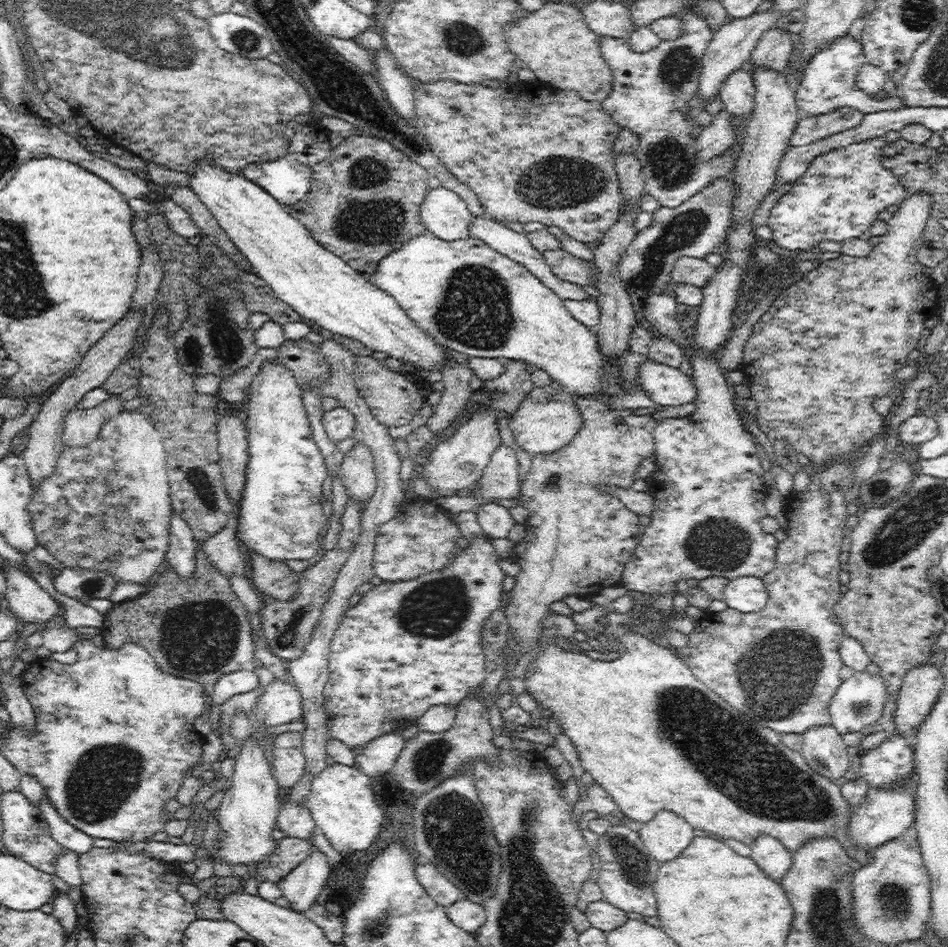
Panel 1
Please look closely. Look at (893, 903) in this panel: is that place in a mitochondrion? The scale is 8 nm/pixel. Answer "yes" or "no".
yes

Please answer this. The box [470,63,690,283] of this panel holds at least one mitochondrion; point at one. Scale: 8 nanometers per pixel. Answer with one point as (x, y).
(554, 183)

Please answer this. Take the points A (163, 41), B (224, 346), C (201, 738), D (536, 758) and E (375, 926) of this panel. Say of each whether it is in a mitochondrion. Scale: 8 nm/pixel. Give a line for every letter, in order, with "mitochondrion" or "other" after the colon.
A: mitochondrion
B: mitochondrion
C: other
D: other
E: mitochondrion

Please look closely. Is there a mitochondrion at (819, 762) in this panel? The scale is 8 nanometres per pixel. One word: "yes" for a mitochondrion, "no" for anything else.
yes

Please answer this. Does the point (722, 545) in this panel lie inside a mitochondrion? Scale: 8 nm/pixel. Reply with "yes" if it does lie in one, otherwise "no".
yes

